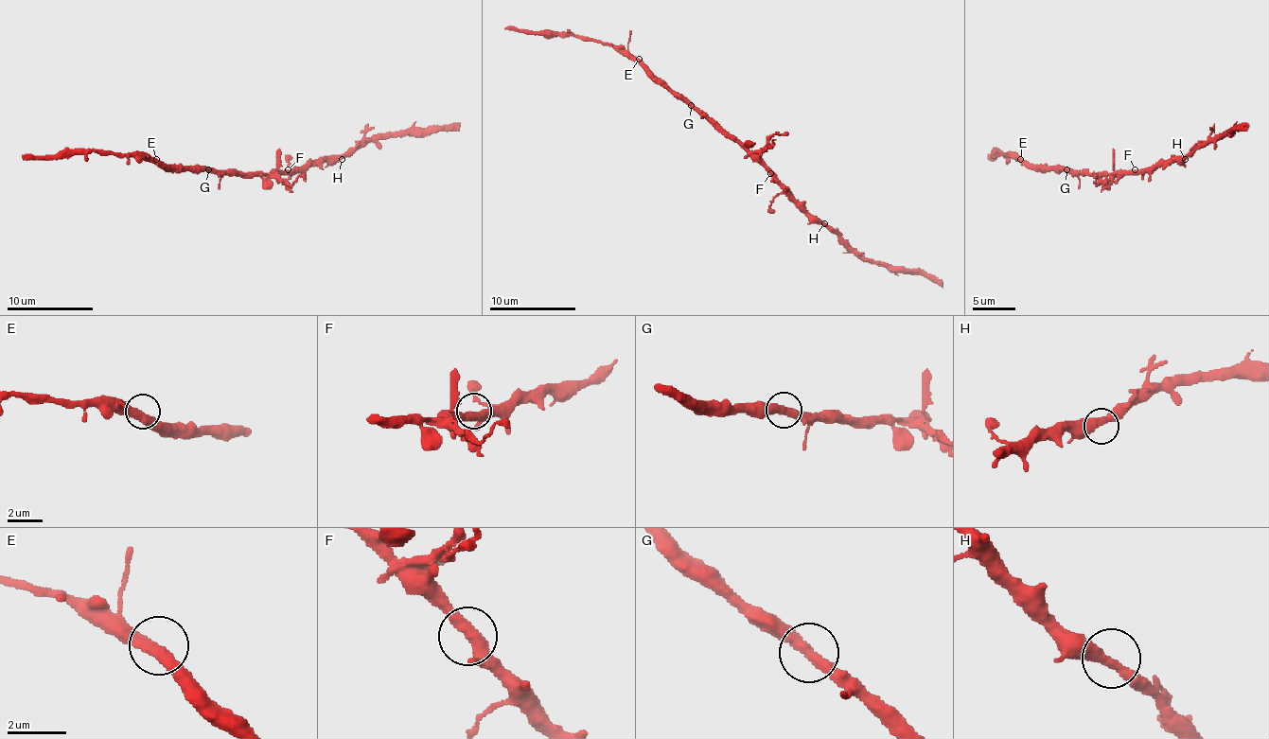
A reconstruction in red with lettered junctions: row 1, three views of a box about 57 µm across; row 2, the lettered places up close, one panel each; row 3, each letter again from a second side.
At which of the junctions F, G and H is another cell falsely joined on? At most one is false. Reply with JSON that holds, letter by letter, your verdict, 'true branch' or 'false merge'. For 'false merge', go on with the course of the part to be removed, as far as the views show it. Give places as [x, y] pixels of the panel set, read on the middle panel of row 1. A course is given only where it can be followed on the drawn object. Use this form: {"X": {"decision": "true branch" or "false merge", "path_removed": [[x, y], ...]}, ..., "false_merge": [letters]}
{"F": {"decision": "true branch"}, "G": {"decision": "true branch"}, "H": {"decision": "true branch"}, "false_merge": []}

